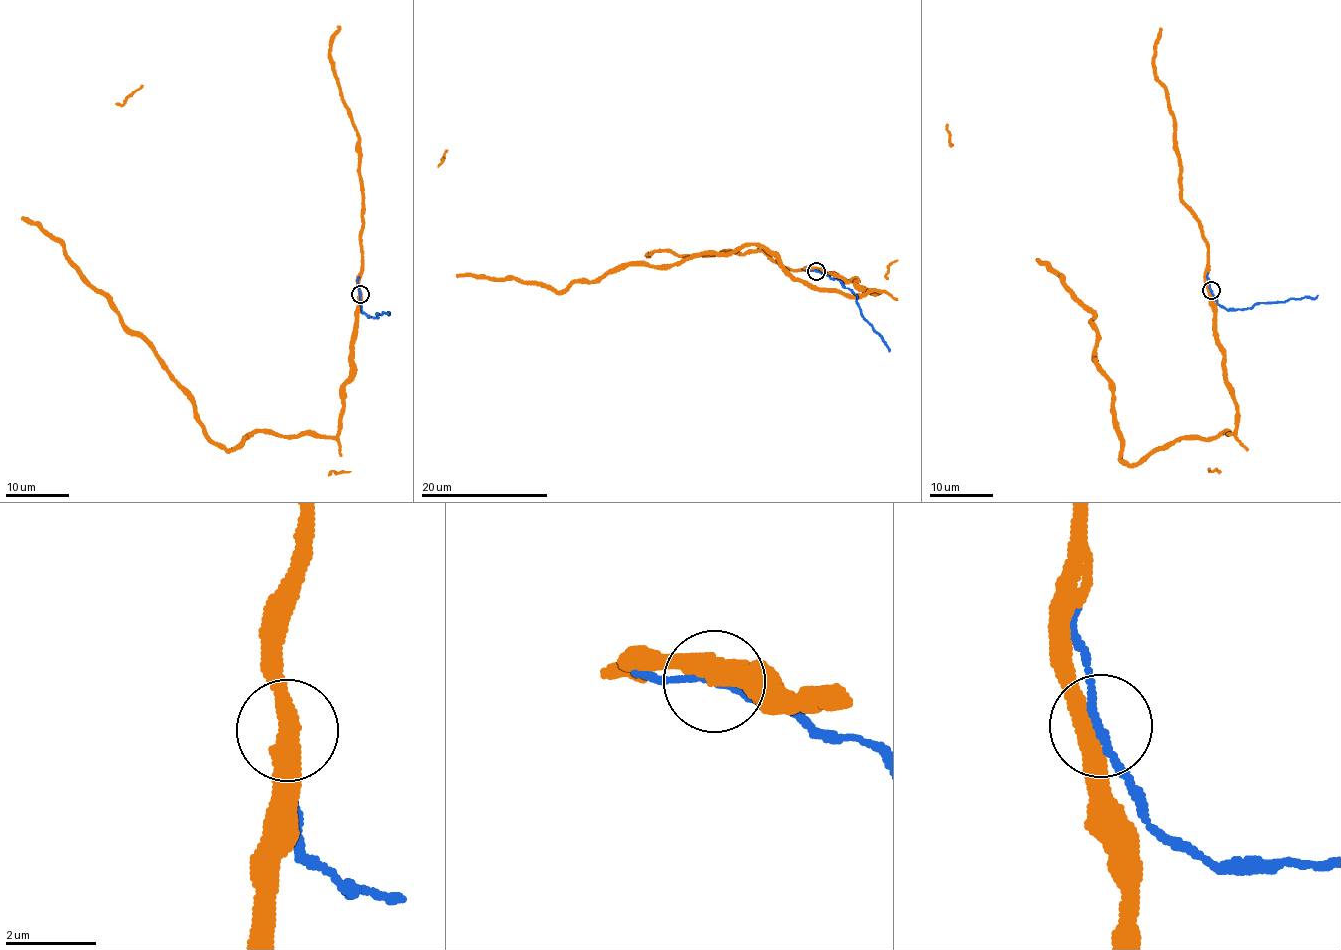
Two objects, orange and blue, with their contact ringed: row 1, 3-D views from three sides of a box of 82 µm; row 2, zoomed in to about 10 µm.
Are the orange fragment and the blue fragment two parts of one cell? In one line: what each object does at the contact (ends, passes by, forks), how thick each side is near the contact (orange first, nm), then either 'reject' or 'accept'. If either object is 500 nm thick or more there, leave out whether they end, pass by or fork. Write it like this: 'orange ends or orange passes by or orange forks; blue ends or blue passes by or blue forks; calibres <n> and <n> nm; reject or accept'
orange passes by; blue passes by; calibres 400 and 170 nm; accept

